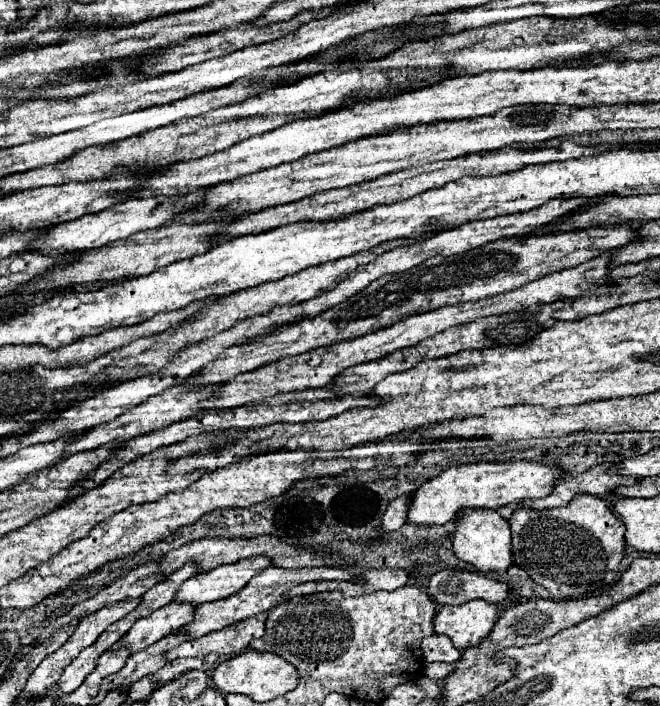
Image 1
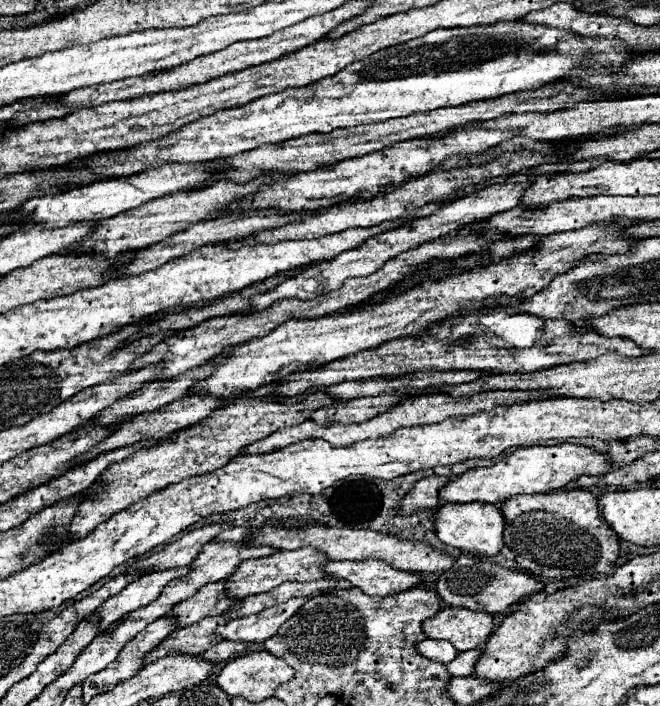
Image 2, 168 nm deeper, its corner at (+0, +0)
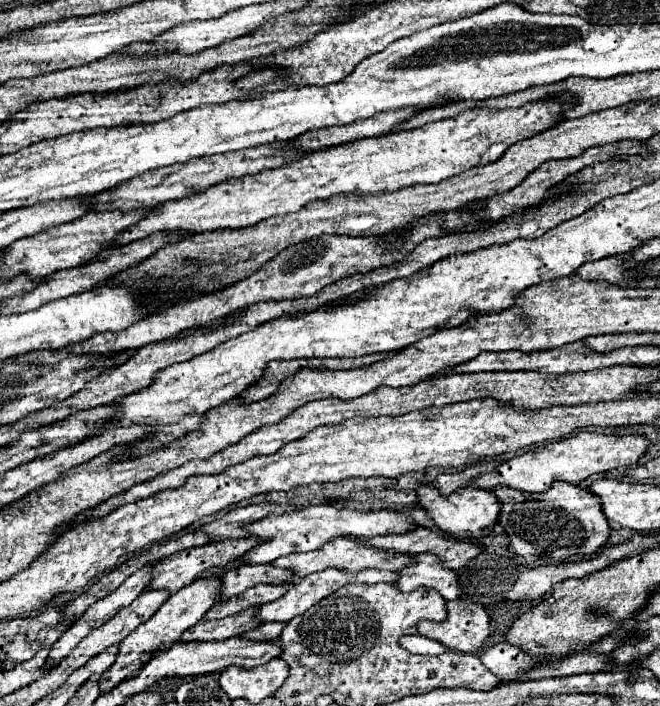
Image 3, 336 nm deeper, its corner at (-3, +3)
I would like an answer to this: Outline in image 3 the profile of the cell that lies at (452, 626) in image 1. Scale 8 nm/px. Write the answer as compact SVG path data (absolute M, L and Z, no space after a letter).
M449 601L445 621L419 621L417 633L439 641L449 651L475 653L489 637L489 615L471 601Z

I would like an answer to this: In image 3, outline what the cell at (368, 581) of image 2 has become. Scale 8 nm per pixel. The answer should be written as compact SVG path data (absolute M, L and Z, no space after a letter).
M415 555L417 565L399 571L397 587L401 591L415 591L417 587L429 587L439 591L447 601L461 597L459 577L453 569L445 567L435 555Z

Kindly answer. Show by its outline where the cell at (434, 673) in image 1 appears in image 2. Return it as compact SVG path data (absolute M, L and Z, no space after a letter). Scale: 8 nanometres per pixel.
M476 648L476 650L468 650L468 652L460 652L456 656L456 660L448 662L446 668L448 668L448 674L452 676L470 676L474 670L474 664L478 662L478 656L480 656L482 648Z

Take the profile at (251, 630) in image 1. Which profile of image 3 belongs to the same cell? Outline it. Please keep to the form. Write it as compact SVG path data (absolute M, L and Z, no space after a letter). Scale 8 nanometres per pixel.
M327 569L327 571L319 571L319 573L311 573L311 577L303 577L299 579L283 597L279 597L277 601L271 601L267 605L259 607L257 619L265 621L291 621L297 615L303 615L309 607L313 607L315 603L319 603L323 597L335 593L337 589L341 589L347 583L379 583L379 581L395 581L399 579L397 571L375 571L375 569L367 569L367 571L359 571L359 573L343 573L339 569Z

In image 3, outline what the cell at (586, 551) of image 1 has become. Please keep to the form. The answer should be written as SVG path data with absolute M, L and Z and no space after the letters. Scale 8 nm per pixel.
M557 481L543 493L525 493L497 485L493 493L501 501L499 523L509 535L509 553L519 555L527 563L541 557L555 561L589 557L599 553L609 539L611 527L601 511L599 497L579 485Z

